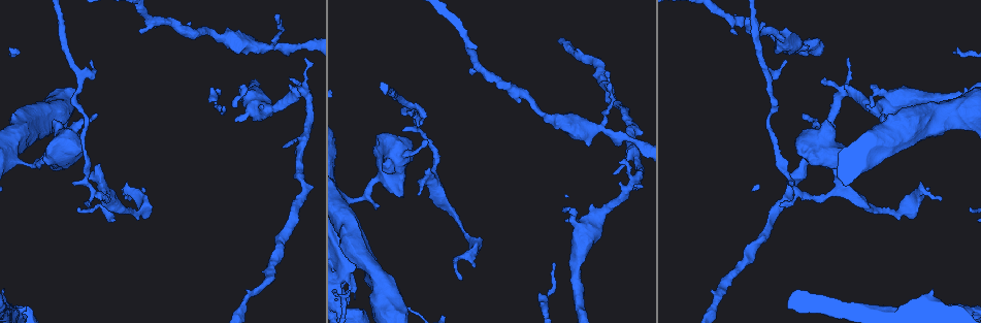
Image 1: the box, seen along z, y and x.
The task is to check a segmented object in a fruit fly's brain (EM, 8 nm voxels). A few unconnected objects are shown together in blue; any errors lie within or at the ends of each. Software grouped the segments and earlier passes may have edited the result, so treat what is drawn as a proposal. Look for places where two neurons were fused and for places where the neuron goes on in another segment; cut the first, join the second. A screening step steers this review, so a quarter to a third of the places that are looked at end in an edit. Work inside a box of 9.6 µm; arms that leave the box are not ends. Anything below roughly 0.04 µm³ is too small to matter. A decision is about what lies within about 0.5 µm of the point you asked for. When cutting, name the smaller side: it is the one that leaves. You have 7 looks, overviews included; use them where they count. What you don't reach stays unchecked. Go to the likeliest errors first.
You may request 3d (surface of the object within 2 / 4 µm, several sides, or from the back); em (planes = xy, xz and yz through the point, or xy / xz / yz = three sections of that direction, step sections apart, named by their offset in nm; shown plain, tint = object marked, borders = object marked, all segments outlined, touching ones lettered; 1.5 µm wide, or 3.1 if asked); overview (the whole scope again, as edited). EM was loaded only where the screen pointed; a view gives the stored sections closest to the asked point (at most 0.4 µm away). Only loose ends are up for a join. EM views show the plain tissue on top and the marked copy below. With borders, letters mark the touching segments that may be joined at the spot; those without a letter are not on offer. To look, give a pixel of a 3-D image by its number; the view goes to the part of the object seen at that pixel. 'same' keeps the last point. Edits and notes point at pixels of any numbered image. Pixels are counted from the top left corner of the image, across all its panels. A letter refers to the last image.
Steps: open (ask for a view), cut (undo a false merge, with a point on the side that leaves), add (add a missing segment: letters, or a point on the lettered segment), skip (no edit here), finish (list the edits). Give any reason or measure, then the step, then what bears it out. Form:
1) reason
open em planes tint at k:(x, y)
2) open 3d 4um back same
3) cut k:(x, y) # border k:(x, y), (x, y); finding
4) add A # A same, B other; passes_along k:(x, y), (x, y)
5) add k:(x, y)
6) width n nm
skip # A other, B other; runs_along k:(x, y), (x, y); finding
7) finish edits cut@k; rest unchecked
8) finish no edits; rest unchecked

open em planes borders at 1:(881, 119)

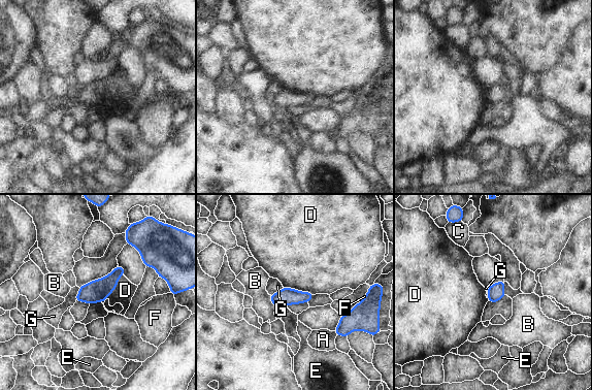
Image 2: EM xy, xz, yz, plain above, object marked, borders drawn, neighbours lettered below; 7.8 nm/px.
skip # A other, B other, C other, D other, E other, F other, G other; border 2:(284, 287), (309, 291), (314, 294); no lettered segment goes on from it

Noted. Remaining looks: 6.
branch stops here
open 3d 4um back at 1:(779, 205)

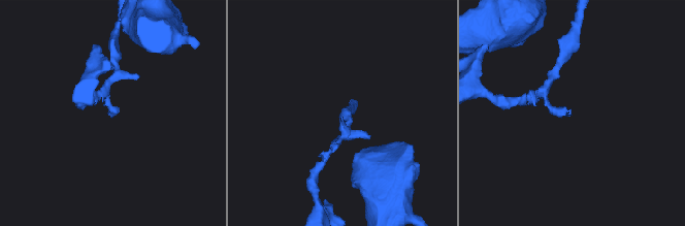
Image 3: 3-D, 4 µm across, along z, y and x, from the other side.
open em planes borders at 3:(569, 112)

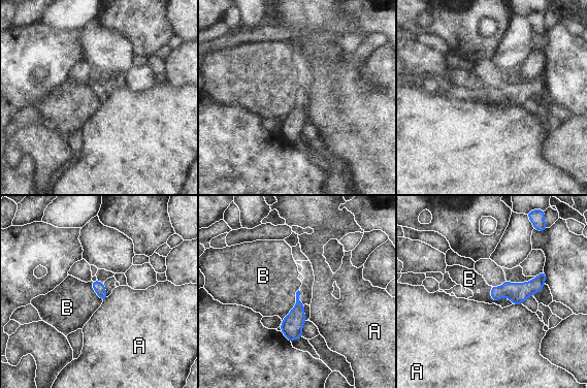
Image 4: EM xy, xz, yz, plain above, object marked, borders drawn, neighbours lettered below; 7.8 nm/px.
skip # A other, B other; border 4:(490, 286), (494, 300), (513, 303); none of them fits

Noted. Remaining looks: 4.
free end
open 3d 2um at 1:(803, 116)

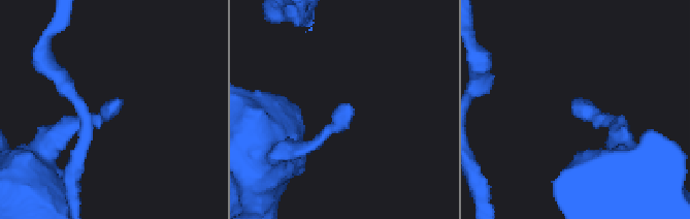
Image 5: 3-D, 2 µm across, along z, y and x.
open em yz step 4 tint at 5:(120, 100)

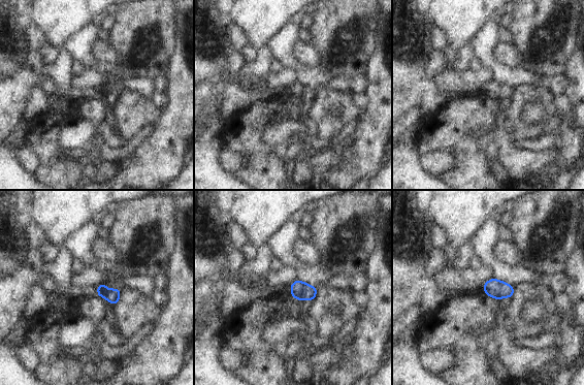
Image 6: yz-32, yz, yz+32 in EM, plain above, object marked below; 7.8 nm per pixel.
open em planes borders same

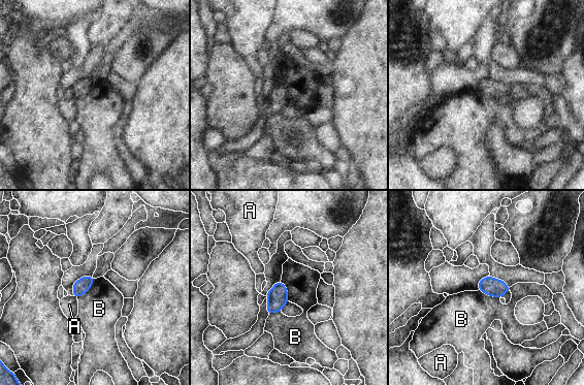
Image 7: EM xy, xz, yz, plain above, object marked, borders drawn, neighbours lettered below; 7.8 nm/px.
width 120 nm; longest_contact B 200 nm
skip # A other, B other; none of them fits

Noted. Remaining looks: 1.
finish no edits; rest unchecked

